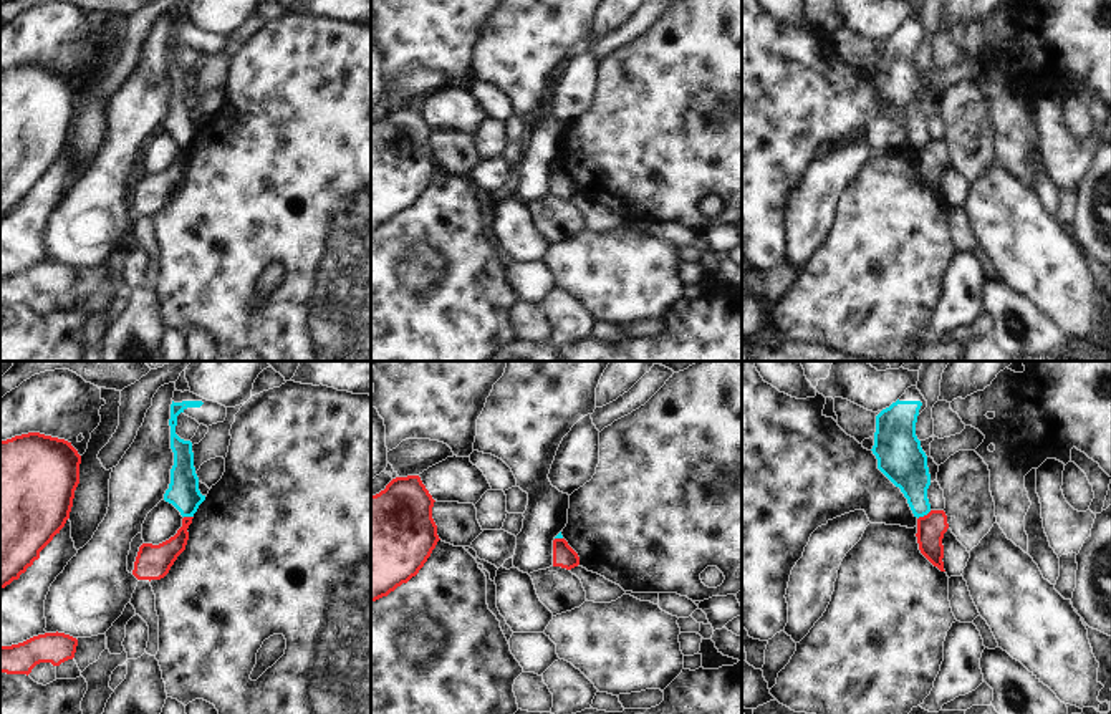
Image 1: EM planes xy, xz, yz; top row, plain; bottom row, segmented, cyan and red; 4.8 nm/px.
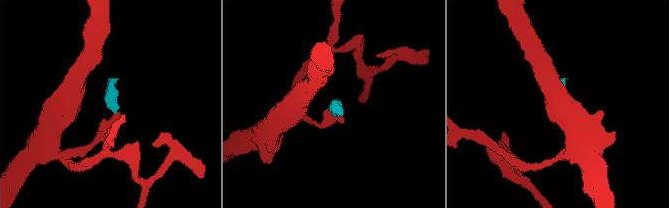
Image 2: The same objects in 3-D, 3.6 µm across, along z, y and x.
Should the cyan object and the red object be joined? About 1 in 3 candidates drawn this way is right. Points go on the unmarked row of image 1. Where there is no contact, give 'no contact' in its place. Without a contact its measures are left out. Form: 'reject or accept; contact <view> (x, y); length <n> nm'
reject; contact yz (924, 143); length 80 nm

